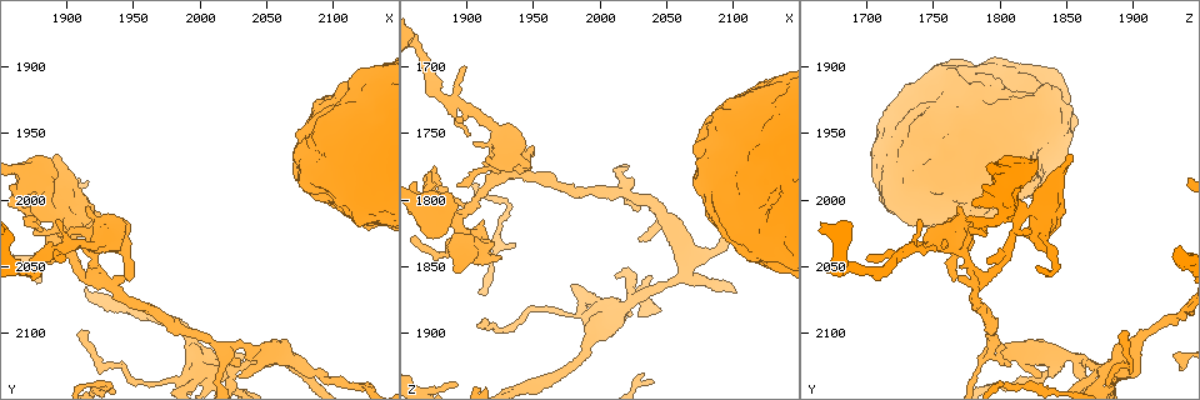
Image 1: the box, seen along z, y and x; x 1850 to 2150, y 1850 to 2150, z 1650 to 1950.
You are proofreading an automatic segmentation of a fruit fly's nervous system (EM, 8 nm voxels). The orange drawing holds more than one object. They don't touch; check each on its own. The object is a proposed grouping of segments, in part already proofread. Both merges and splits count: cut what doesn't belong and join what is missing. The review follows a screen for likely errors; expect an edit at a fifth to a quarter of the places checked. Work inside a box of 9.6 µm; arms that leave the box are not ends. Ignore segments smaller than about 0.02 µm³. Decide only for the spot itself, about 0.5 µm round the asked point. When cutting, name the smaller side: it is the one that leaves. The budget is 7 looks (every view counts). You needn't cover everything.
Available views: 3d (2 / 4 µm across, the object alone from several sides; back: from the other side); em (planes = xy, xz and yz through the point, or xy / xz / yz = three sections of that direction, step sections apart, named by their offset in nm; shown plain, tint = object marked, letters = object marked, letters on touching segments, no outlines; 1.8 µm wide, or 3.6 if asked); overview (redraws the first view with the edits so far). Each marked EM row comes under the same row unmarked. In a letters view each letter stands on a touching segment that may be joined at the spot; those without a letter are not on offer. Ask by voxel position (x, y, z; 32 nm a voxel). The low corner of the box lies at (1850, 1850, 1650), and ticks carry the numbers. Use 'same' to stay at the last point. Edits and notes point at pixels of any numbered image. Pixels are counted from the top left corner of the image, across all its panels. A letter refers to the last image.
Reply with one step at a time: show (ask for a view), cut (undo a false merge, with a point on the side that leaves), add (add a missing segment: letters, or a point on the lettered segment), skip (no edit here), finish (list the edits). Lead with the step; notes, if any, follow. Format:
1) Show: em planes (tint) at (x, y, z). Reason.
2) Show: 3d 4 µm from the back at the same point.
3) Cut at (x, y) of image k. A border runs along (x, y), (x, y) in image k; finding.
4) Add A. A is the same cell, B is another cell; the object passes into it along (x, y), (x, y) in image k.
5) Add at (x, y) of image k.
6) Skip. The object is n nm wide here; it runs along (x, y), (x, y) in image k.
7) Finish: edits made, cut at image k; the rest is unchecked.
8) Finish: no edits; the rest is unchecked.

Show: 3d 4 µm at (2012, 2108, 1794). Side arm on a straight run.

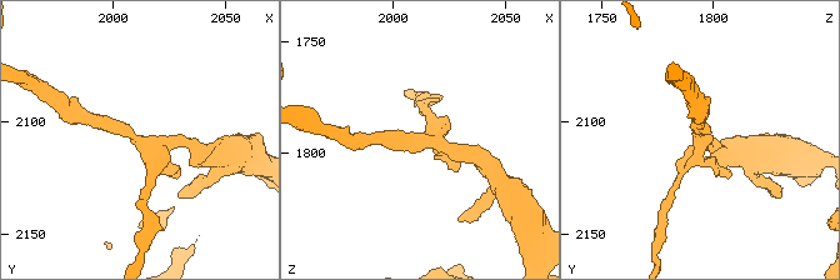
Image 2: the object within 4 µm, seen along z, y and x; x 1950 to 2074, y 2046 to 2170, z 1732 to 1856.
Show: em yz step 8 (letters) at (2015, 2110, 1795).

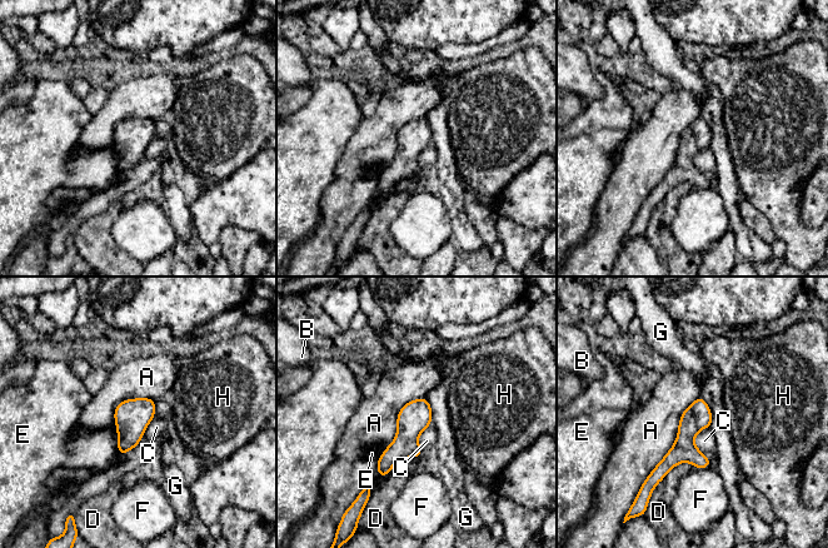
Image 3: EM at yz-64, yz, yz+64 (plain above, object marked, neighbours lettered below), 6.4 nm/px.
Skip. A, B, C, D, E, F, G and H are other cells; it runs along (701, 402), (684, 446), (656, 478) in image 3; one neuron here.

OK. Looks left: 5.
Show: em xy step 16 (tint) at (1890, 2010, 1816). Thin neck.

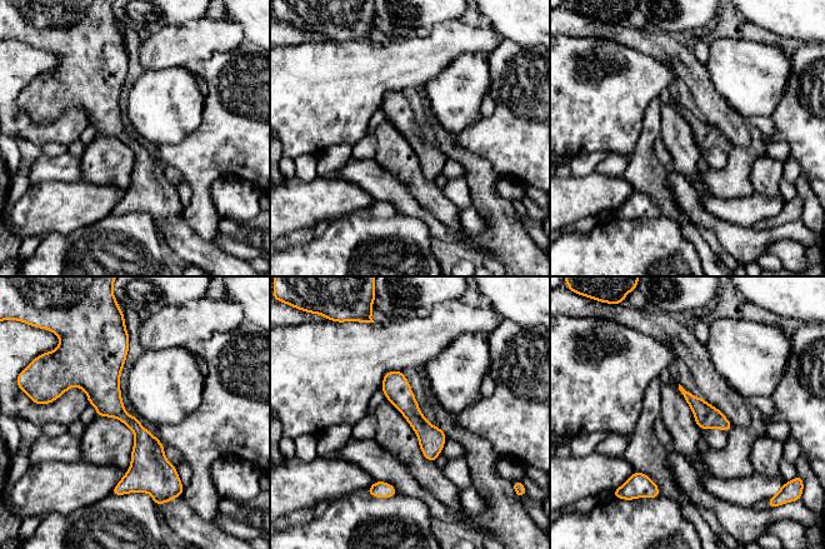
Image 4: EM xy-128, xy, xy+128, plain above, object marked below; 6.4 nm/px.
Show: em planes (tint) at the same point. Cut it another way.

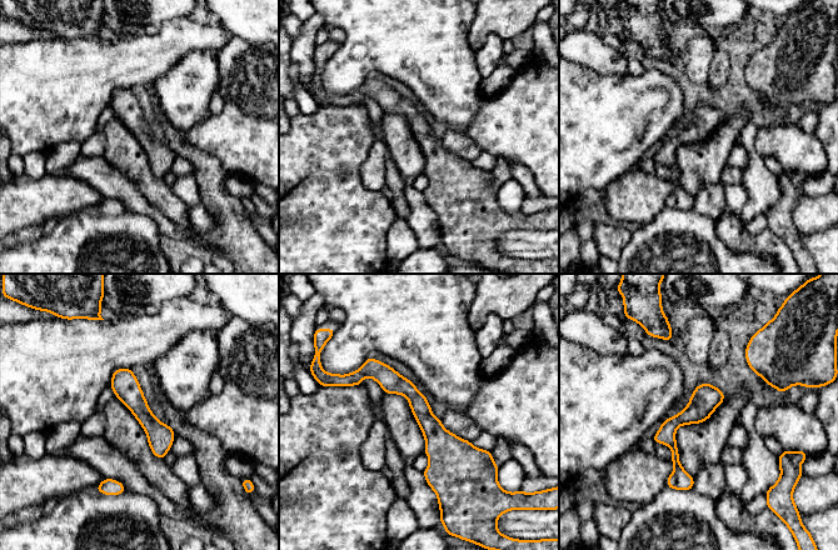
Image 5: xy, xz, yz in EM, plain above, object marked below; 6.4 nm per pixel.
Show: em planes (letters) at the same point.

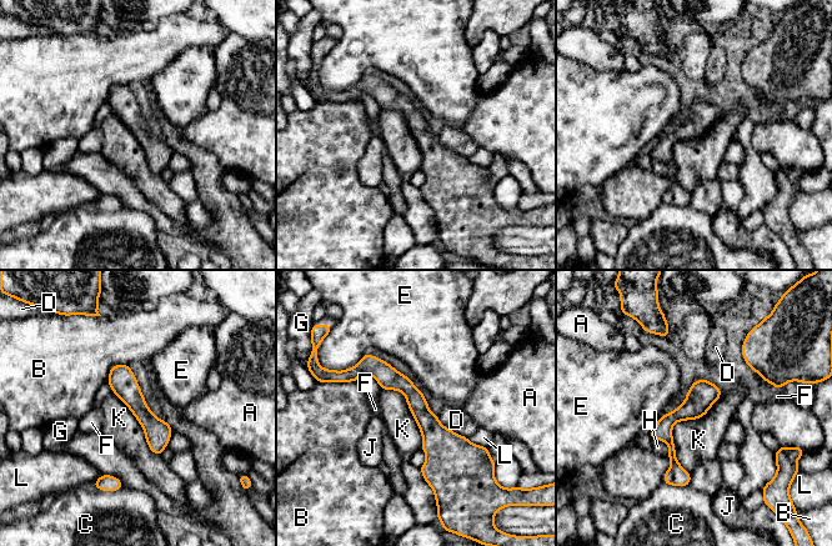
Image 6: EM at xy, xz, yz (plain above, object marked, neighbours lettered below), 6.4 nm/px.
Skip. The object is 140 nm wide here; A, B, C, D, E, F, G, H, J, K and L are other cells; one neuron here.

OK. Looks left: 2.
Show: 3d 4 µm from the back at (1890, 1966, 1854). Branch stops here.

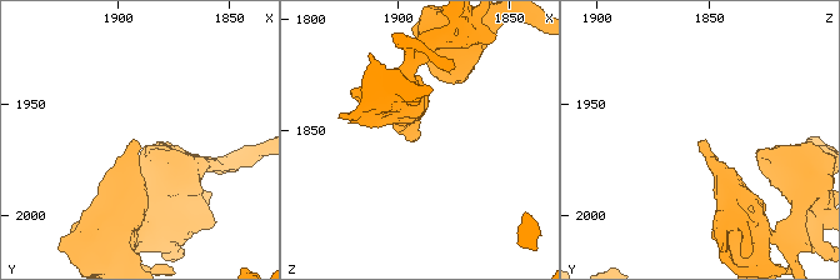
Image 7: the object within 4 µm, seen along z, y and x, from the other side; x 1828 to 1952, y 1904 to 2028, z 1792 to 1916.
Show: em 3.6 µm xy step 4 (letters) at (1892, 1967, 1853). Need the tissue.

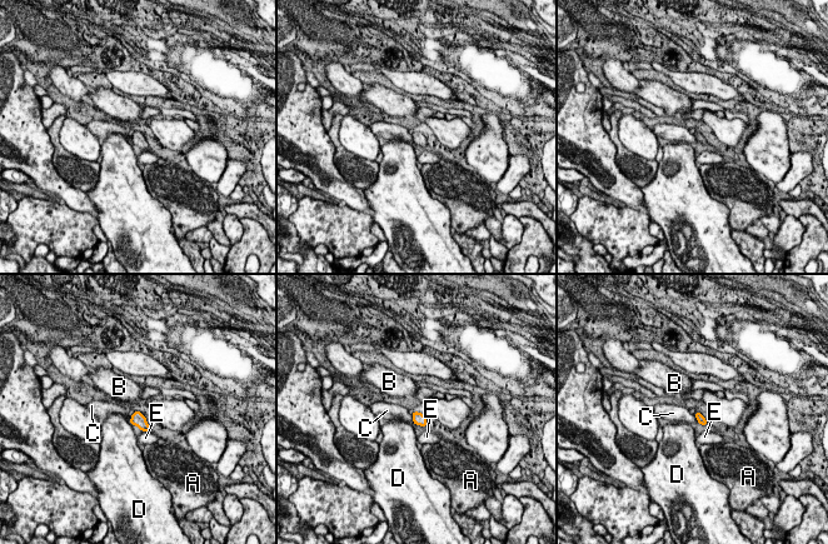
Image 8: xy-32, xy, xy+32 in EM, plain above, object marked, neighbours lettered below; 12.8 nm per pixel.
Skip. A, B, C, D and E are other cells; a border runs along (693, 414), (699, 423) in image 8; no lettered segment goes on from it.

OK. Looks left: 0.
Finish: no edits; the rest is unchecked.

